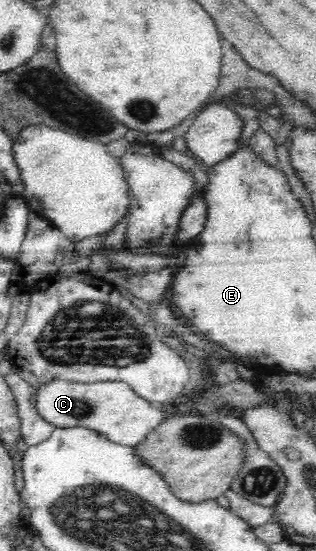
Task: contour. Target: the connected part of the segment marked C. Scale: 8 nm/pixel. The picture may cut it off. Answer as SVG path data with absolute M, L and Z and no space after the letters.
M52 379L32 393L32 404L39 417L56 428L84 427L96 431L117 445L136 446L166 417L157 404L139 397L127 384L116 381L71 383Z

